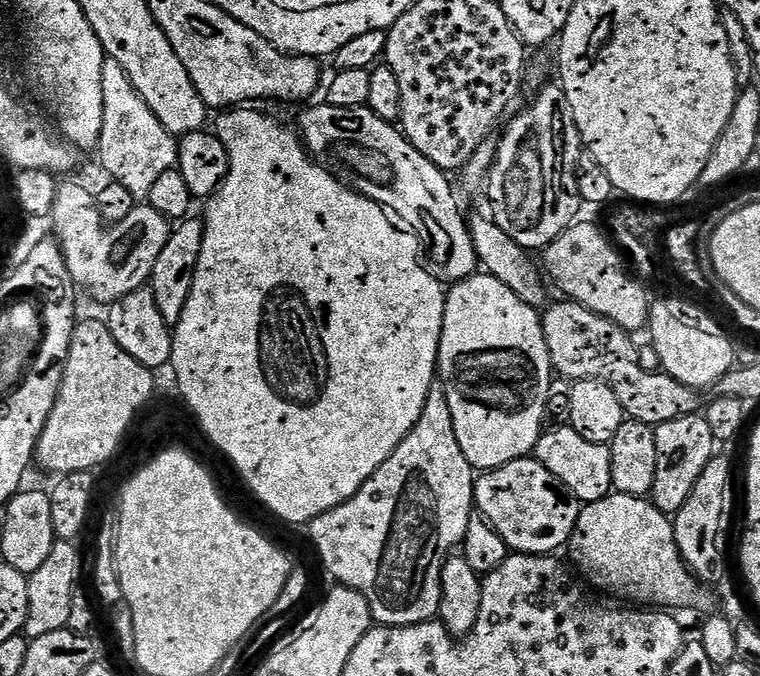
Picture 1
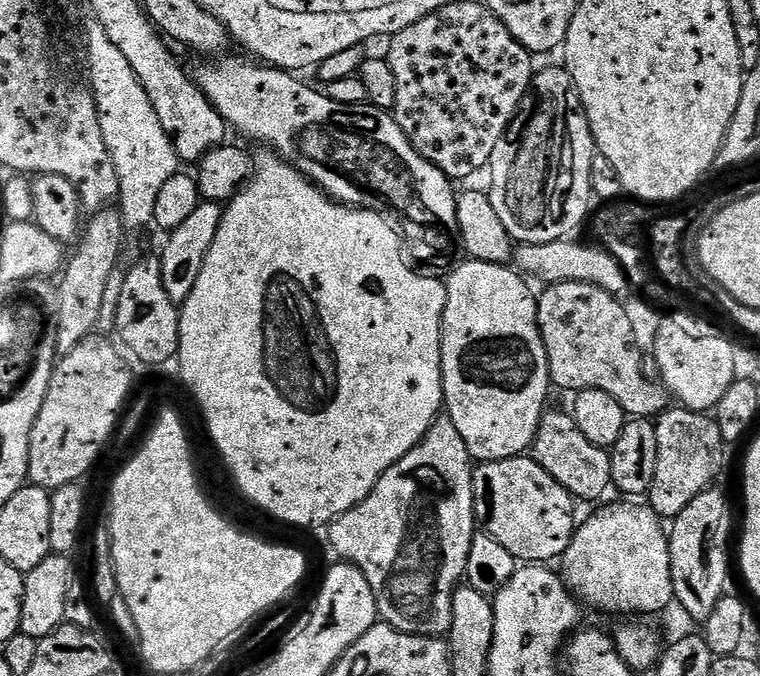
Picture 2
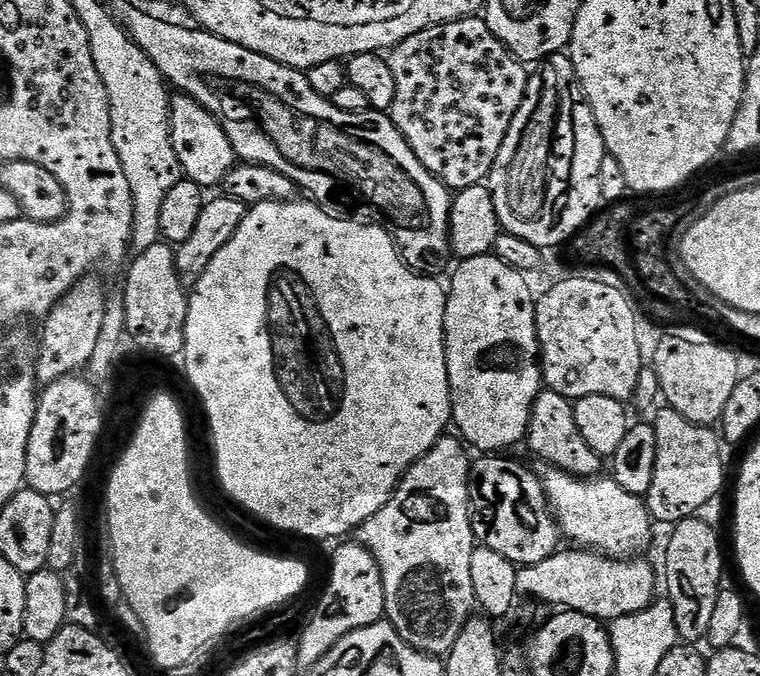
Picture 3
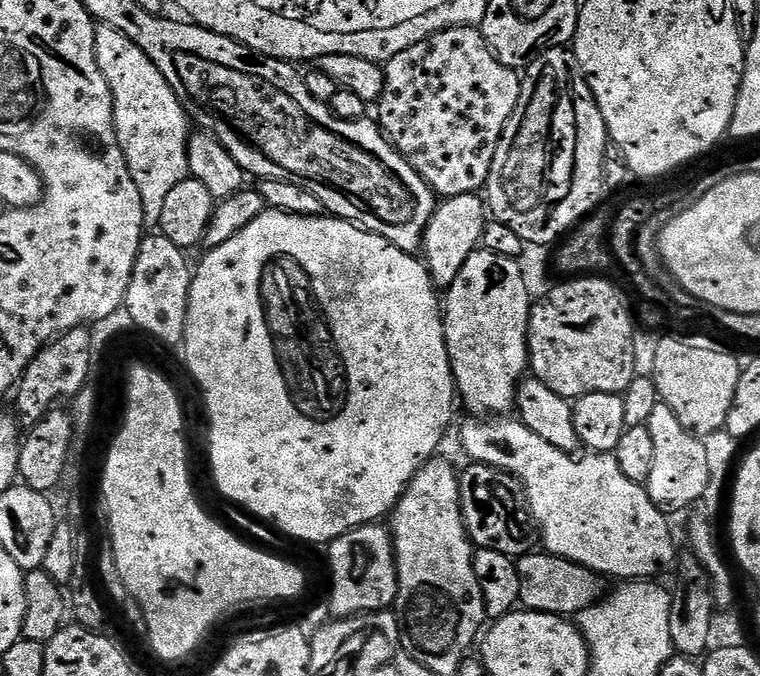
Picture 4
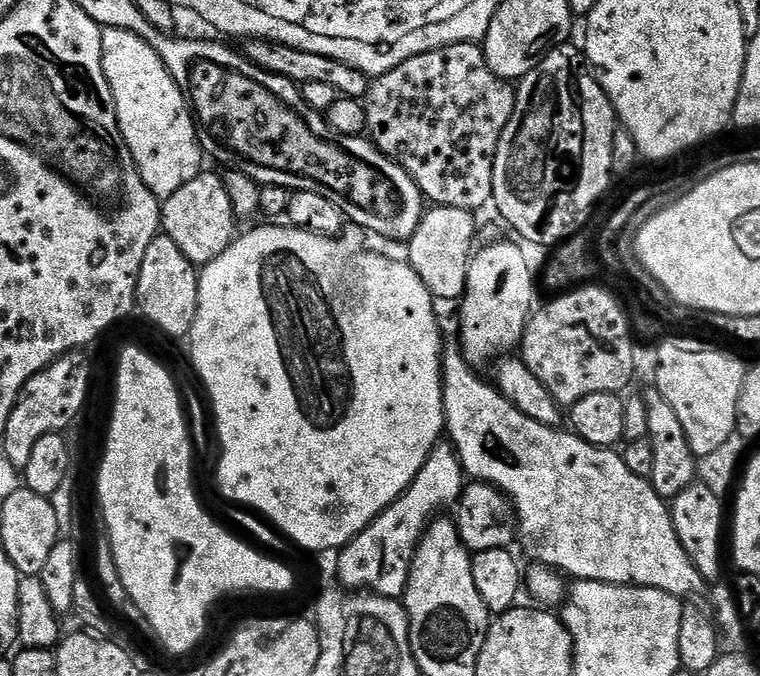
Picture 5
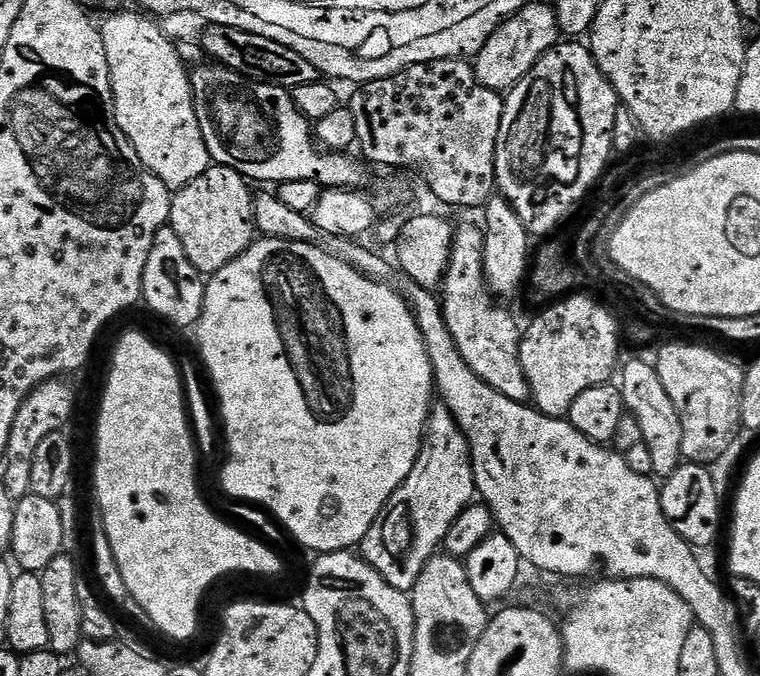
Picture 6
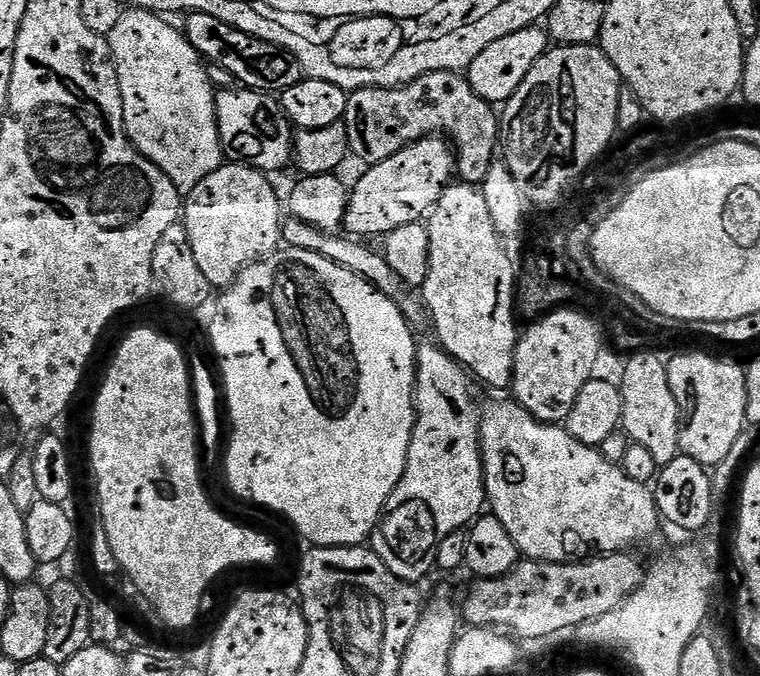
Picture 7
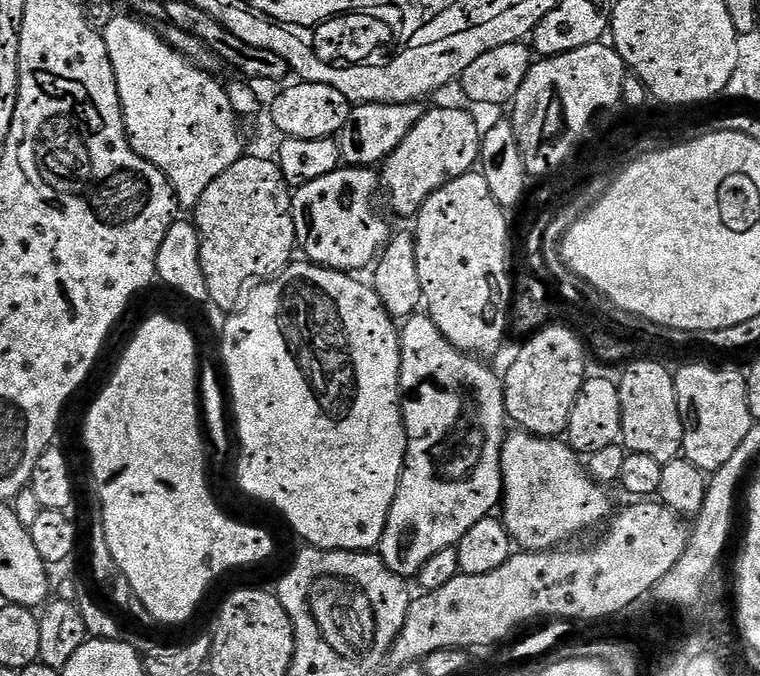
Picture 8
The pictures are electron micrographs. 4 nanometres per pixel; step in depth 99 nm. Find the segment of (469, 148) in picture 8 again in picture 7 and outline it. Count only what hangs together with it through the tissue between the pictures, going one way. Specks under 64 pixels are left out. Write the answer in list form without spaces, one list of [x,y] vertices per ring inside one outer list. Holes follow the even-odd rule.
[[[437,134],[415,140],[398,154],[363,170],[360,181],[351,185],[342,228],[352,238],[383,238],[398,226],[410,226],[427,217],[445,188],[453,183],[456,158],[451,143]]]

